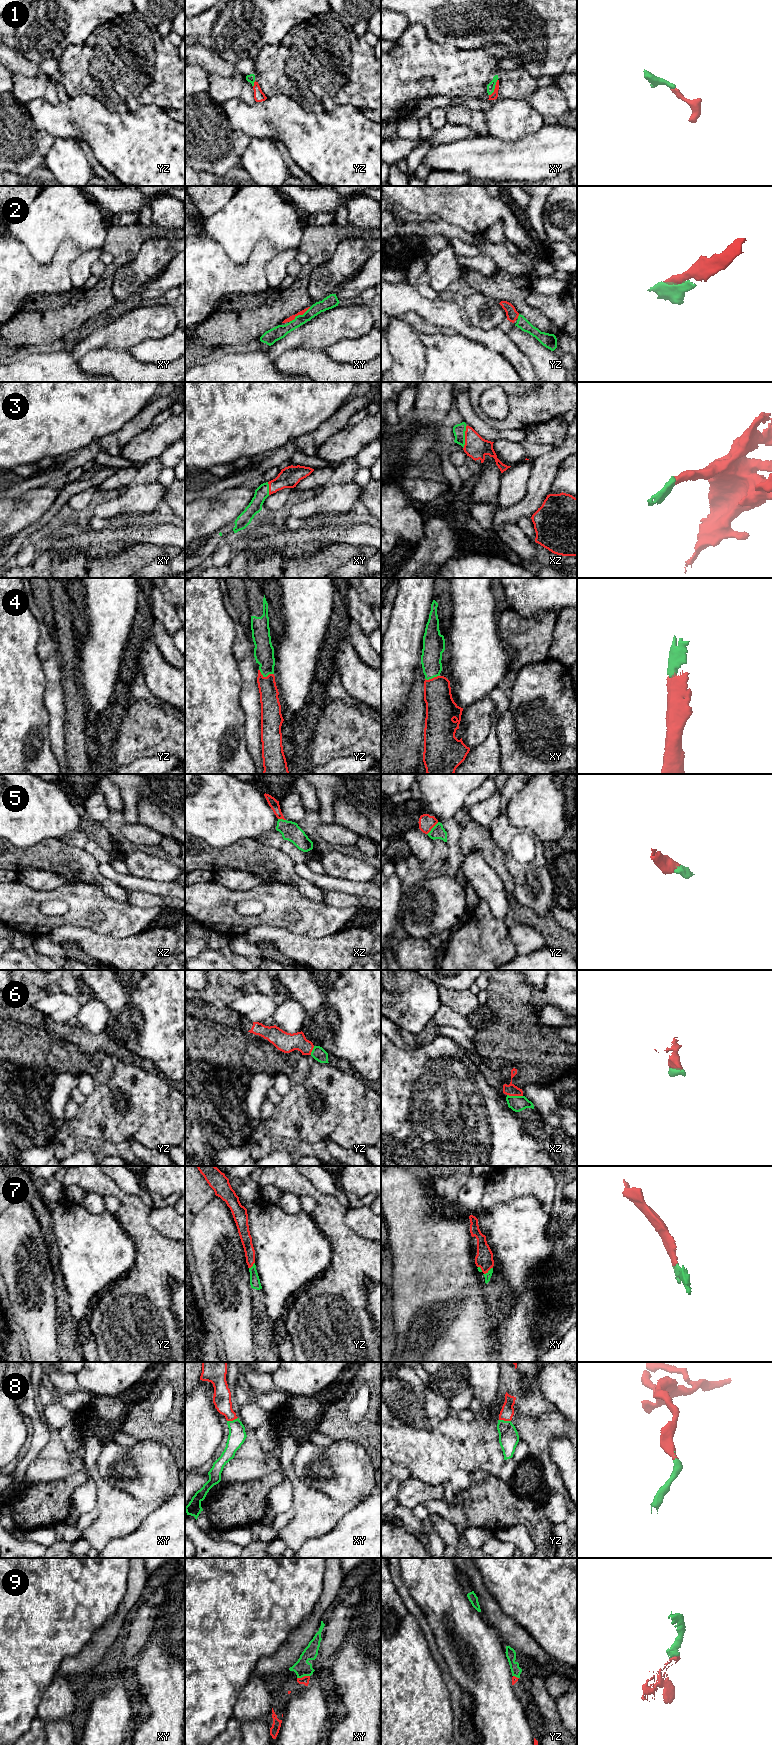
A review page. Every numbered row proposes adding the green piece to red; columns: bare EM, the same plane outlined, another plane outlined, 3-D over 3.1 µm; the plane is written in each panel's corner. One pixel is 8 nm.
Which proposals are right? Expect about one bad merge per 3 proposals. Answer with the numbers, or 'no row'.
2, 3, 4, 5, 6, 7, 8, 9

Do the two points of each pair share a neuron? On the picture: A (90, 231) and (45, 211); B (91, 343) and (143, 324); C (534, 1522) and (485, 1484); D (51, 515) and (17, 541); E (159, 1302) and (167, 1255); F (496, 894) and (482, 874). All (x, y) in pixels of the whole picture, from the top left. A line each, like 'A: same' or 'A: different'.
A: same
B: same
C: same
D: same
E: same
F: same

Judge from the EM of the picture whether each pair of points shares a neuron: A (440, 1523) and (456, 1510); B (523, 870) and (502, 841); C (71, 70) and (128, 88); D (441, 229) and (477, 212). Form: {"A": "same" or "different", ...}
{"A": "different", "B": "same", "C": "same", "D": "different"}

